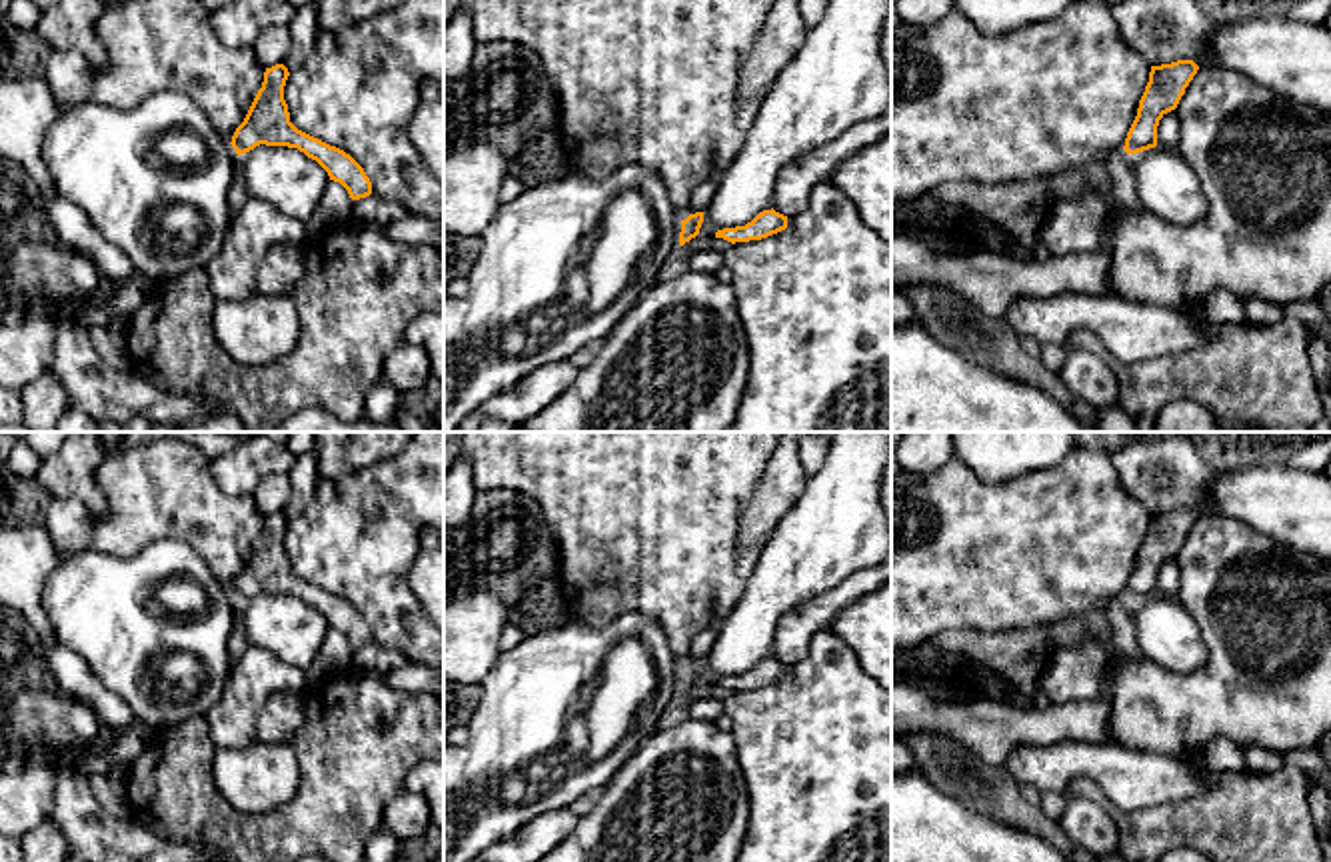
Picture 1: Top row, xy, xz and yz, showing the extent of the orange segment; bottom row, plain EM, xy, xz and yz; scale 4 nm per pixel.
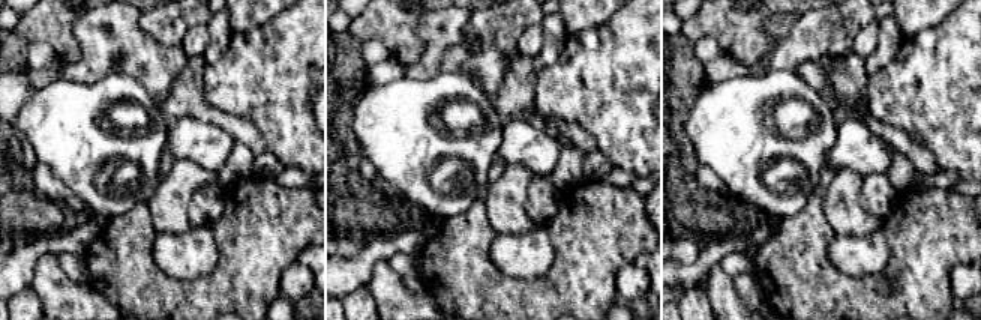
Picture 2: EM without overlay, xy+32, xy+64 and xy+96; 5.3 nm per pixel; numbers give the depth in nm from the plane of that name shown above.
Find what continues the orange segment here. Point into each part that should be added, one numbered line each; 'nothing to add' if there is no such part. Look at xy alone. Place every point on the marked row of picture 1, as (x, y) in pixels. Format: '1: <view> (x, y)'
nothing to add

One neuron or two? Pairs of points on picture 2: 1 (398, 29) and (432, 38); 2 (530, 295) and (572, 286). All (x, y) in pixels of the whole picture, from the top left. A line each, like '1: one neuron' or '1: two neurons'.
1: two neurons
2: one neuron

